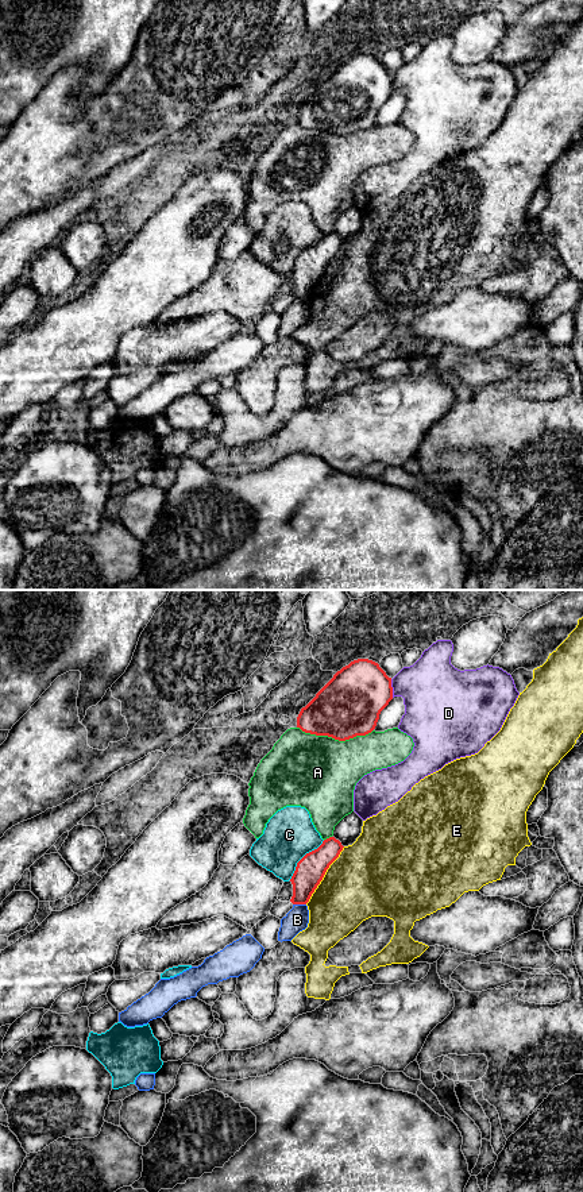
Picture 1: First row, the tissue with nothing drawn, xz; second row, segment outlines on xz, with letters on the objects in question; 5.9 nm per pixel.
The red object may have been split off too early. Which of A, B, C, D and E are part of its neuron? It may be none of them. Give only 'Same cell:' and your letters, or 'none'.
Same cell: none

